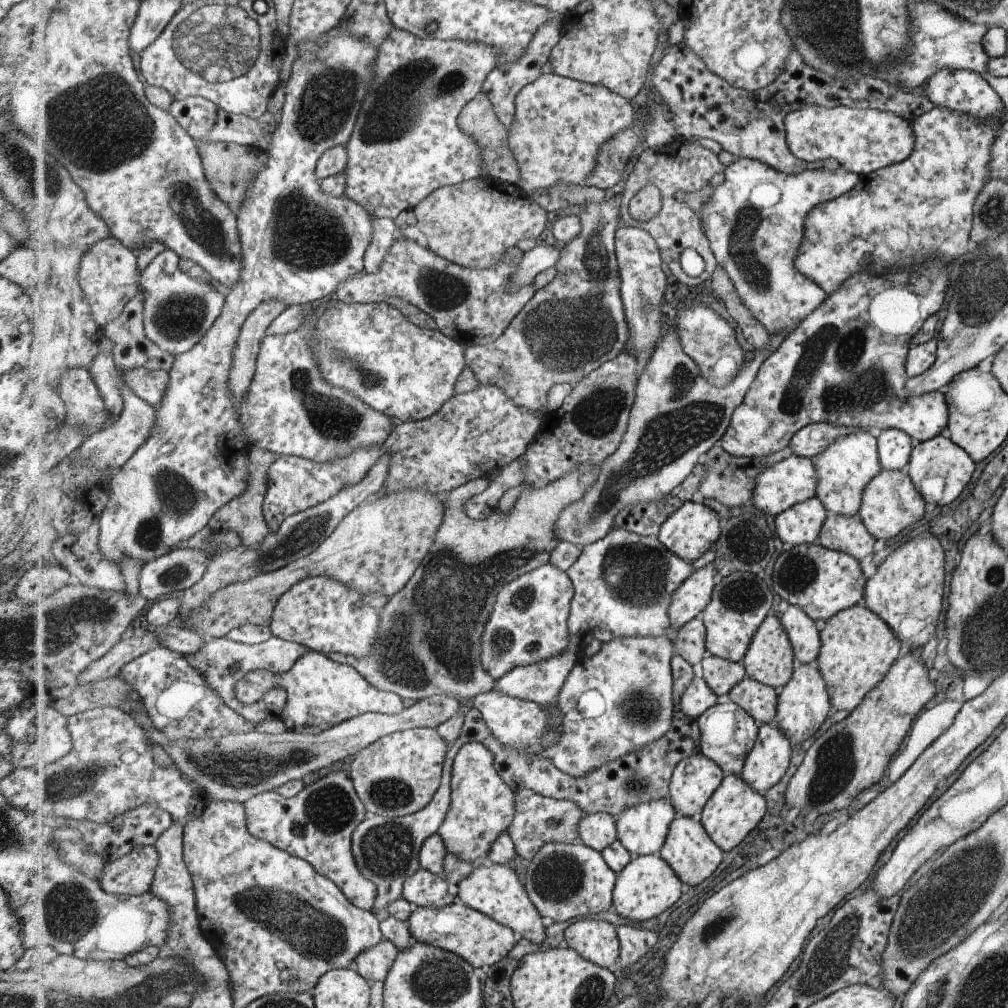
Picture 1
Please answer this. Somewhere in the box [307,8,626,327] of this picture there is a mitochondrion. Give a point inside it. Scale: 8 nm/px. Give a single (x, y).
(406, 99)

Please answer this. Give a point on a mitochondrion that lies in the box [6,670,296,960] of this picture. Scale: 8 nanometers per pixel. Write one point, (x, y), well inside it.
(70, 910)

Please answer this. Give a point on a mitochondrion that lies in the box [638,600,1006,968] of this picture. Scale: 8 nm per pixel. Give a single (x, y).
(934, 913)

